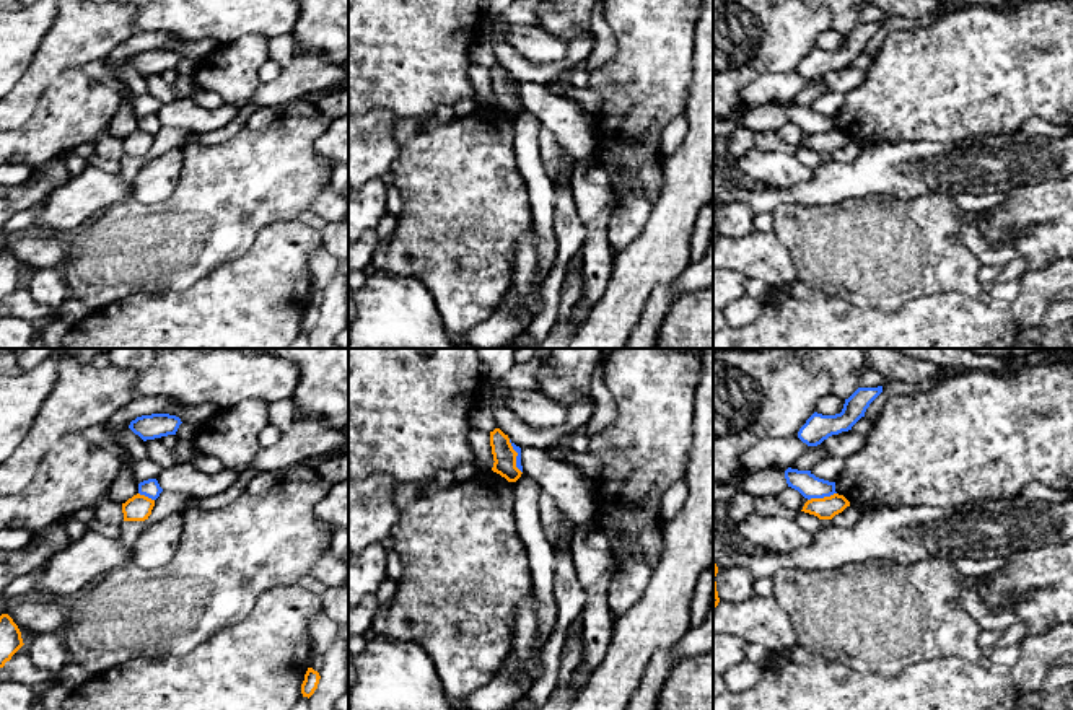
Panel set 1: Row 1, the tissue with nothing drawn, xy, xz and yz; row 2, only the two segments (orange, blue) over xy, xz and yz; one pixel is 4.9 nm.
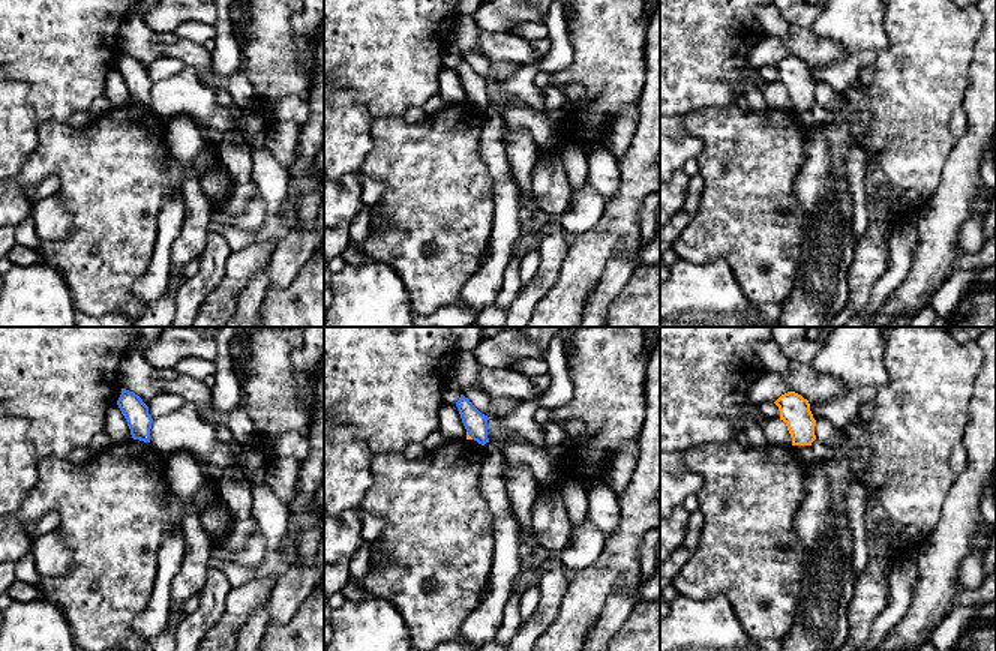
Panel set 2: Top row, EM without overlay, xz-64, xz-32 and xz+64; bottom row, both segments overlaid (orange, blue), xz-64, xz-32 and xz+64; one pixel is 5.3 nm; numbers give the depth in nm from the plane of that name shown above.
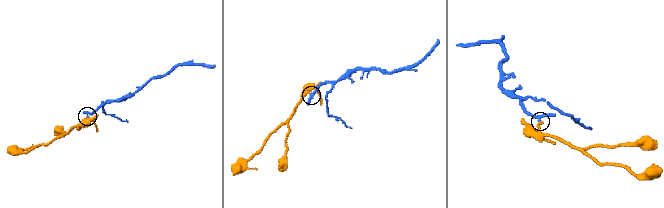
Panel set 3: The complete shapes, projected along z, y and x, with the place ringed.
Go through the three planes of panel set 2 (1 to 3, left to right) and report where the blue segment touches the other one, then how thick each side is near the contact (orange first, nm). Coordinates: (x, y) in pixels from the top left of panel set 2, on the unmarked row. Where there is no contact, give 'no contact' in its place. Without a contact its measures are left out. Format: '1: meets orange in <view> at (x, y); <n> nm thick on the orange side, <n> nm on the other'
1: no contact
2: meets orange in xz-32 at (468, 99); 20 nm thick on the orange side, 130 nm on the other
3: no contact

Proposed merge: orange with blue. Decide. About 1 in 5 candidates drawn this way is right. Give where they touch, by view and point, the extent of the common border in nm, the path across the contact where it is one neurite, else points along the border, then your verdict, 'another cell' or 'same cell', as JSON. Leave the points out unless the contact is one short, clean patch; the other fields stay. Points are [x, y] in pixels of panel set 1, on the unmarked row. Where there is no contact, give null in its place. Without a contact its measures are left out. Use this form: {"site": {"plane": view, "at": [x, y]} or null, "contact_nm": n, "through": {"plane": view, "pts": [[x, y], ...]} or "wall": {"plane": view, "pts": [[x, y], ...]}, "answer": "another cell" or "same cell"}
{"site": {"plane": "yz", "at": [821, 134]}, "contact_nm": 150, "wall": {"plane": "yz", "pts": [[836, 127], [808, 135]]}, "answer": "another cell"}

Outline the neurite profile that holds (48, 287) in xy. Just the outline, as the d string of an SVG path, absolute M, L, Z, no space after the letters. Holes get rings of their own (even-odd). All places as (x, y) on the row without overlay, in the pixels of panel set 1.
M44 267L29 272L24 285L31 296L46 308L59 308L70 295L67 282L57 267Z

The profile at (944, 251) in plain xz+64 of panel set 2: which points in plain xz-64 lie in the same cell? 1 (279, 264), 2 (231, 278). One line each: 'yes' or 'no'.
1: no
2: yes

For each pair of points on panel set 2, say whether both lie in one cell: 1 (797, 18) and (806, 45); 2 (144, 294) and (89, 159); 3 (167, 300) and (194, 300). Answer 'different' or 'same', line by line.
1: different
2: different
3: different

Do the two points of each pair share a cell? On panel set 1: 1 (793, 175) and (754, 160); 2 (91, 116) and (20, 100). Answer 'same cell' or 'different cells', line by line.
1: same cell
2: different cells

